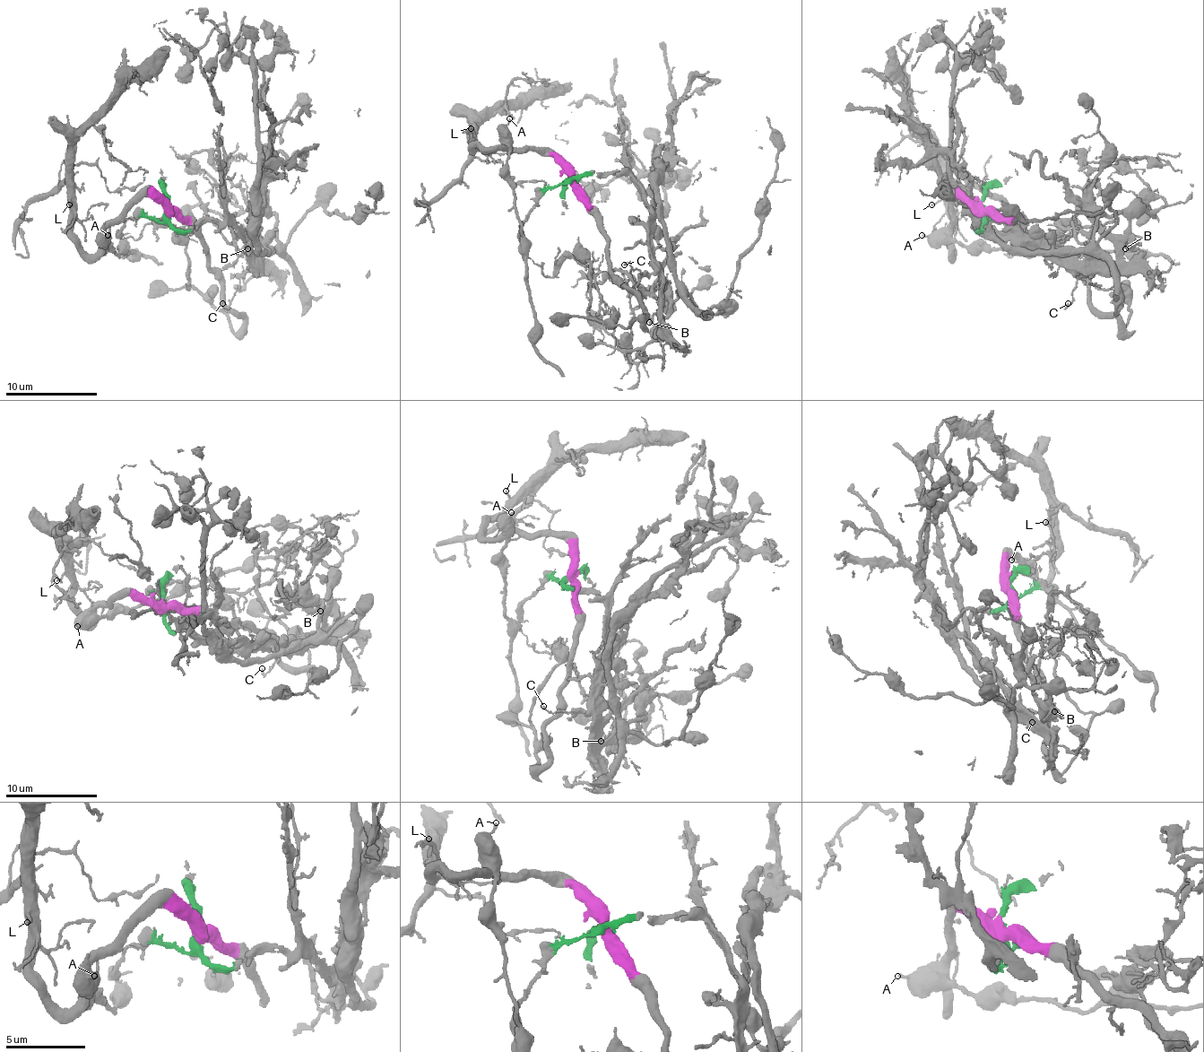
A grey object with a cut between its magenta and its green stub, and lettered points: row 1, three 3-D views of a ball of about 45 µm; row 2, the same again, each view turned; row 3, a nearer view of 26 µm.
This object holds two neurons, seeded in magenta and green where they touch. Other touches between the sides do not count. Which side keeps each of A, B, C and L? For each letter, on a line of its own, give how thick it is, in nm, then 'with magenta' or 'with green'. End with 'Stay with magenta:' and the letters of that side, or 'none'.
A: 170 nm | with magenta
B: 280 nm | with green
C: 180 nm | with green
L: 150 nm | with magenta
Stay with magenta: A, L

